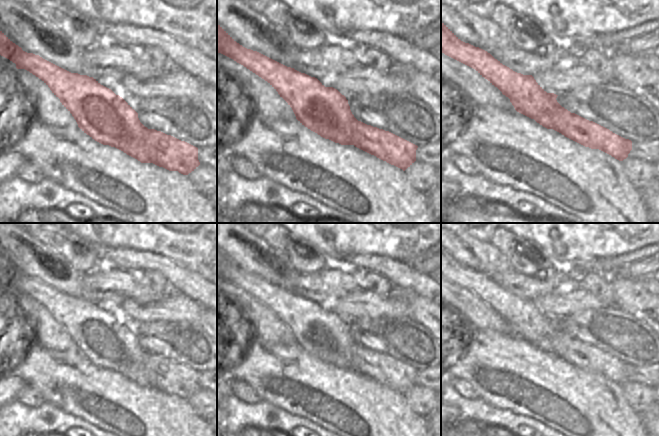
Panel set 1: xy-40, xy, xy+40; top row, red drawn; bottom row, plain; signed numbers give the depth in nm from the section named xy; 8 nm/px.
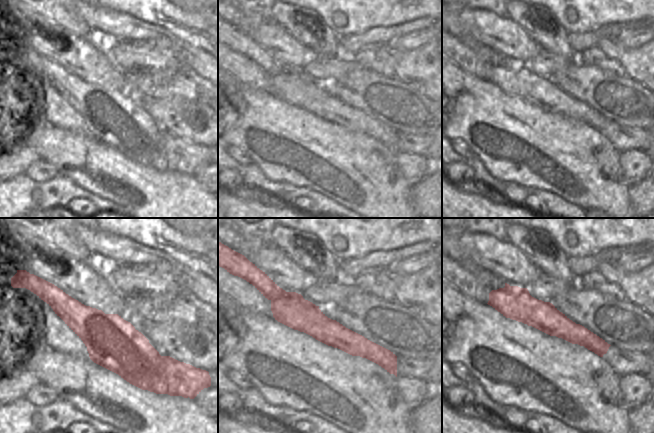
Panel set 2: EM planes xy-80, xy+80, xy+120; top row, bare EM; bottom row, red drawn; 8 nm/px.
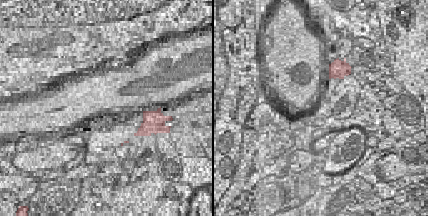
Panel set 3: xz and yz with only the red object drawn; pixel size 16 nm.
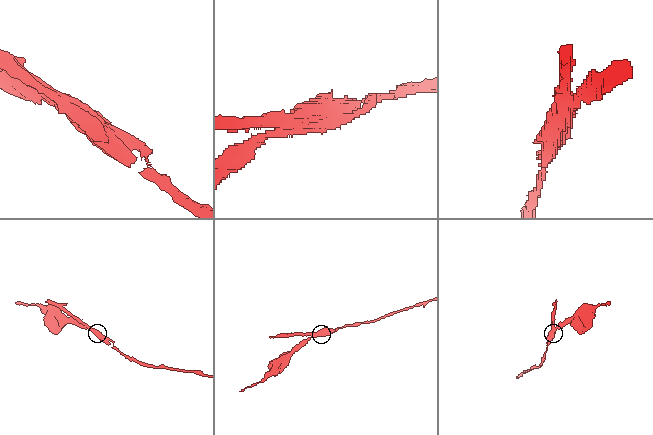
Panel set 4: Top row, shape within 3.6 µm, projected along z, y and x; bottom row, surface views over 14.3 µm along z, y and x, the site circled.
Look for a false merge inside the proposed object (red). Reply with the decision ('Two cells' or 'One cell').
Two cells

